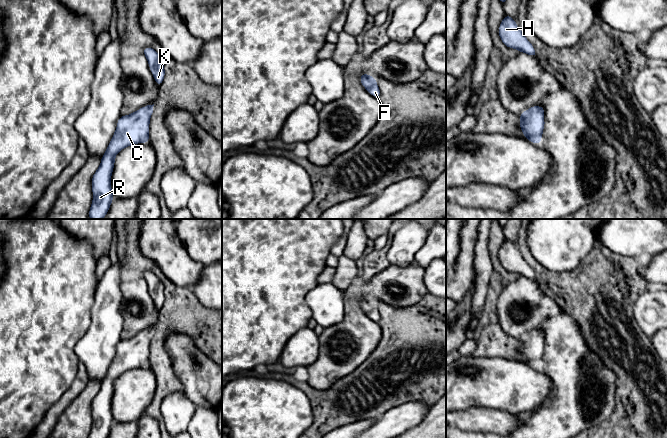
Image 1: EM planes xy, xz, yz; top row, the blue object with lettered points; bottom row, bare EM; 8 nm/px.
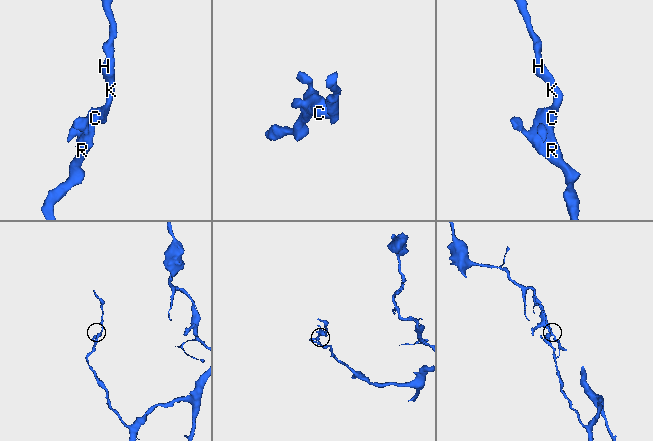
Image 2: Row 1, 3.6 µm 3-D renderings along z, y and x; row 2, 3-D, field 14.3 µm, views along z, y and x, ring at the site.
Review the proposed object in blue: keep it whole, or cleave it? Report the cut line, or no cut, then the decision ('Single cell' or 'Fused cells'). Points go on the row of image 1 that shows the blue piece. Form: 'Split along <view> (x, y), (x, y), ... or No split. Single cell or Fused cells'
No split. Single cell

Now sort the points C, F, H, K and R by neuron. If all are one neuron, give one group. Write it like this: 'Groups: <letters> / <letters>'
Groups: C F H K R

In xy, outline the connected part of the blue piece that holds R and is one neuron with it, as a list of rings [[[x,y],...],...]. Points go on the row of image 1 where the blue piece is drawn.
[[[154,104],[144,106],[129,115],[121,115],[118,119],[117,128],[101,158],[100,166],[92,176],[93,201],[88,214],[90,219],[103,219],[110,209],[114,199],[111,176],[117,153],[130,145],[149,142],[153,106]]]

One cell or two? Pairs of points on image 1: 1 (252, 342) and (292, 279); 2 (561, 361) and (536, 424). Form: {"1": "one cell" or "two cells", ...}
{"1": "one cell", "2": "one cell"}

